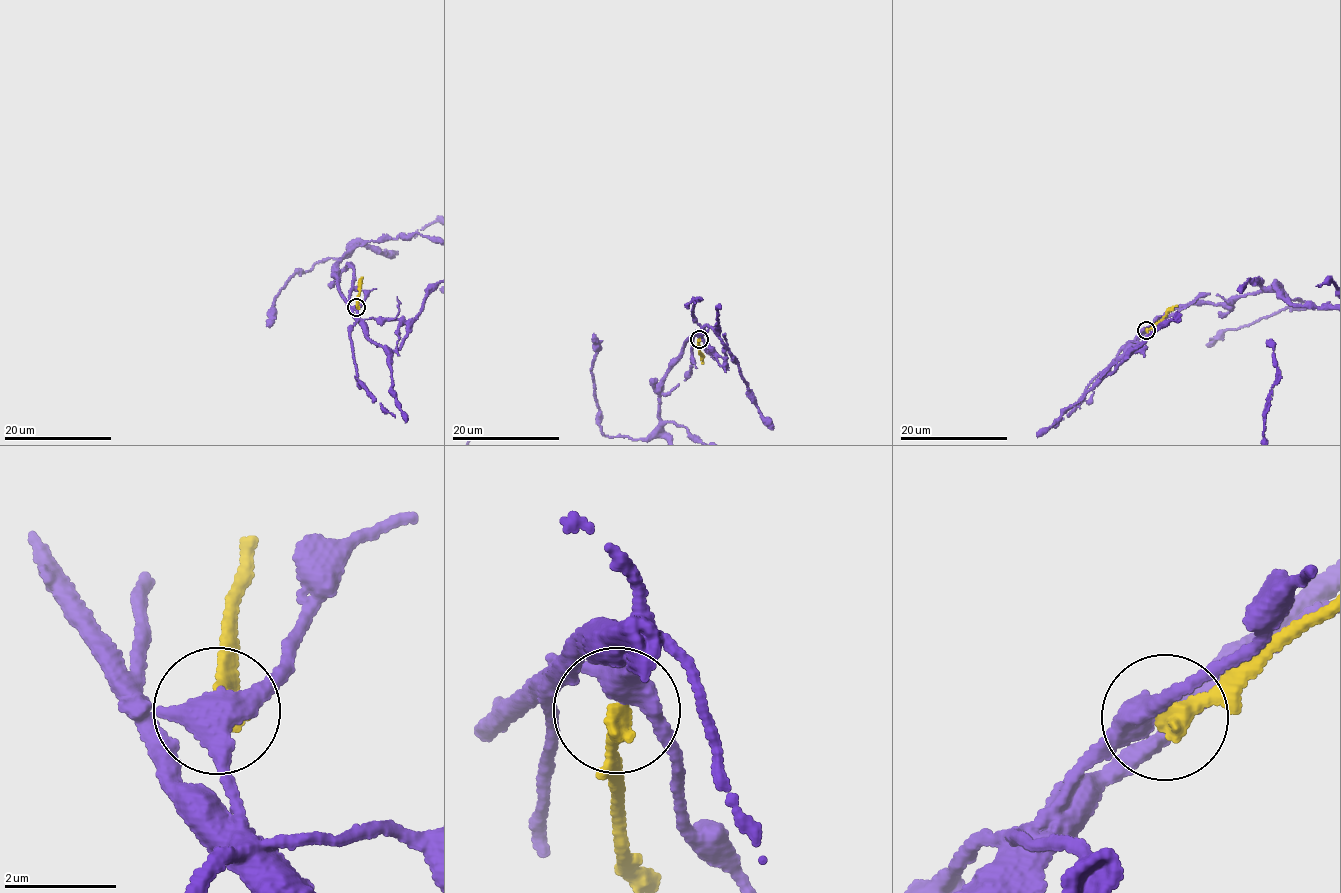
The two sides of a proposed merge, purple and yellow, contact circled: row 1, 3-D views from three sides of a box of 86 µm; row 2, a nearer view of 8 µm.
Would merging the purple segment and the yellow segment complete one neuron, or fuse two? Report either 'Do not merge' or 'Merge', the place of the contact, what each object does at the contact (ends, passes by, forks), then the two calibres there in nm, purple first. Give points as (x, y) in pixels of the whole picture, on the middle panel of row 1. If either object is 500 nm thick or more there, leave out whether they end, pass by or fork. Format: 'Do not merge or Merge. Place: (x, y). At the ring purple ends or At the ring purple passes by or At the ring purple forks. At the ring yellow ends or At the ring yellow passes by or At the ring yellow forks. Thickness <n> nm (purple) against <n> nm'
Do not merge. Place: (699, 339). At the ring purple passes by. At the ring yellow ends. Thickness 480 nm (purple) against 340 nm

